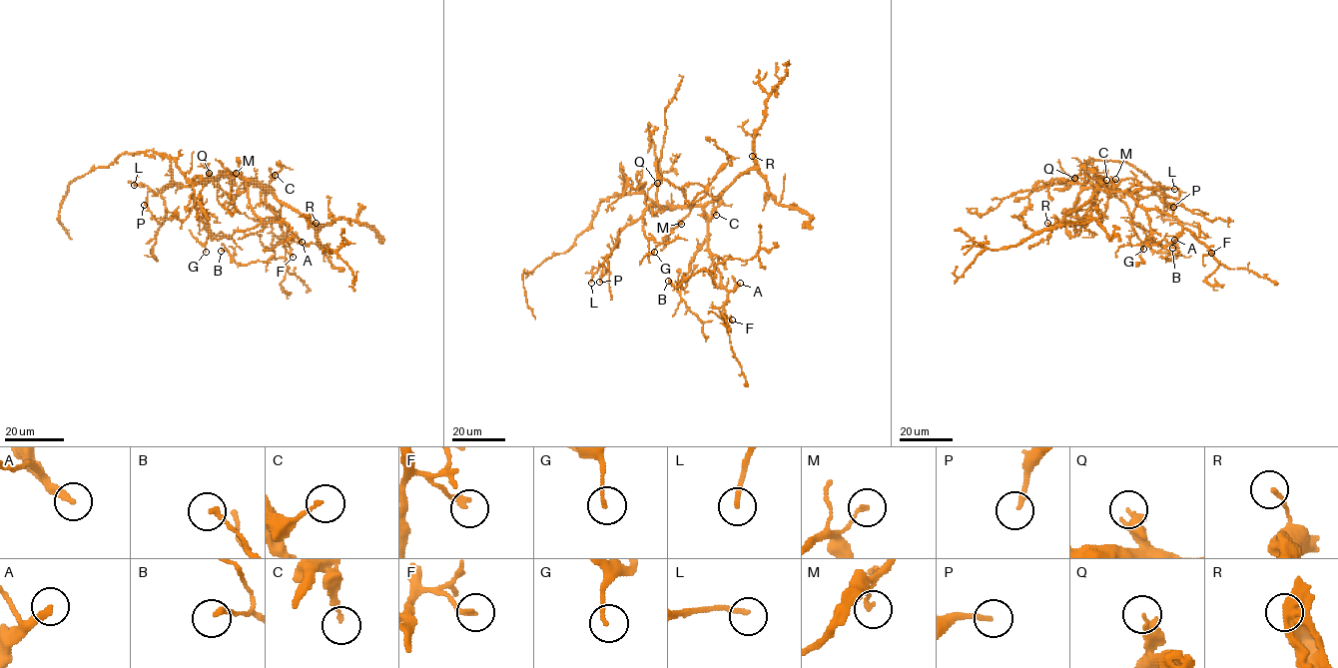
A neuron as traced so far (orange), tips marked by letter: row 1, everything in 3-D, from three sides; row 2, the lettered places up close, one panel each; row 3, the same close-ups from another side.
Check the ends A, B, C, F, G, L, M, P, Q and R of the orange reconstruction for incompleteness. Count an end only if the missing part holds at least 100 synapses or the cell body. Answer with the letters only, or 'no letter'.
A

